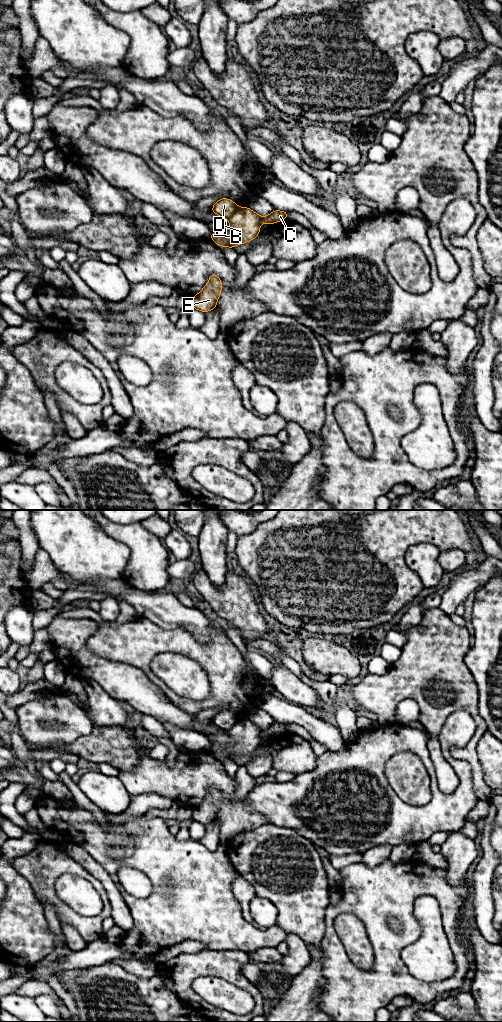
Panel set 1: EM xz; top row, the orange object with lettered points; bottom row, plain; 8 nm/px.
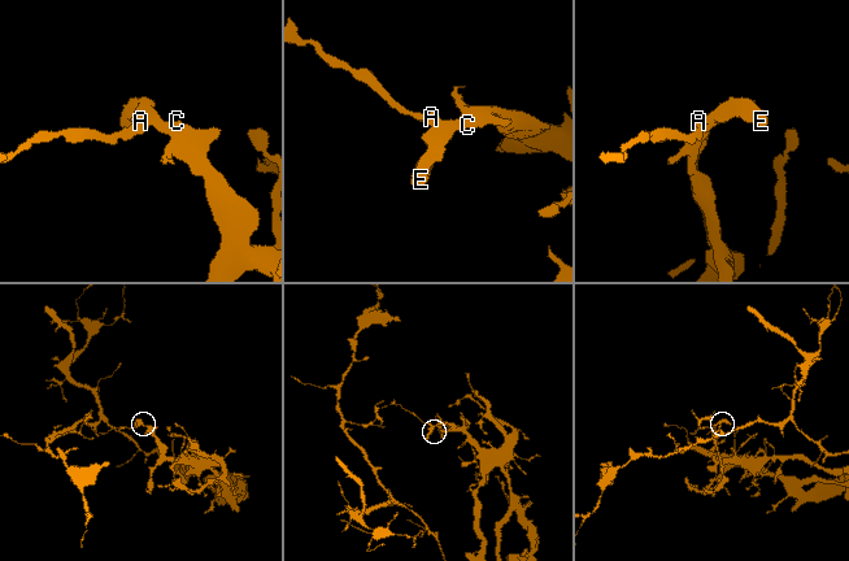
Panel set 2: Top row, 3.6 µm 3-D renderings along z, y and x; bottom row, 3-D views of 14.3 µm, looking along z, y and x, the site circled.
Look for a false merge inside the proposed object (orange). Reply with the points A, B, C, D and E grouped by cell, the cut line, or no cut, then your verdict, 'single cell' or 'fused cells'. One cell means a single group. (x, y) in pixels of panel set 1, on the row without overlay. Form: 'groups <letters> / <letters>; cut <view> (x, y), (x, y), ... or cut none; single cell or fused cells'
groups A / B C D E; cut xz (238, 719), (228, 730); fused cells

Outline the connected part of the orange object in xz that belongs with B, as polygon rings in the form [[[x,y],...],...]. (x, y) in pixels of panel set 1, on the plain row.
[[[248,719],[238,720],[237,723],[228,730],[230,737],[231,751],[226,751],[220,744],[212,744],[211,751],[218,758],[233,760],[237,756],[245,756],[255,751],[260,744],[262,735],[274,736],[287,731],[288,724],[274,722],[266,729],[261,729]]]

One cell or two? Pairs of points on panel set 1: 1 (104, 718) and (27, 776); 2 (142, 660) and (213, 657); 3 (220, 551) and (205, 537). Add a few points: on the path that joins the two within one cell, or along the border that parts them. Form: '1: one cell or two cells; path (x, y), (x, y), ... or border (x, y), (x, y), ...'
1: two cells; border (88, 702), (88, 712), (98, 725), (120, 724)
2: one cell; path (160, 645), (188, 645), (195, 650)
3: one cell; path (216, 548), (209, 541)

